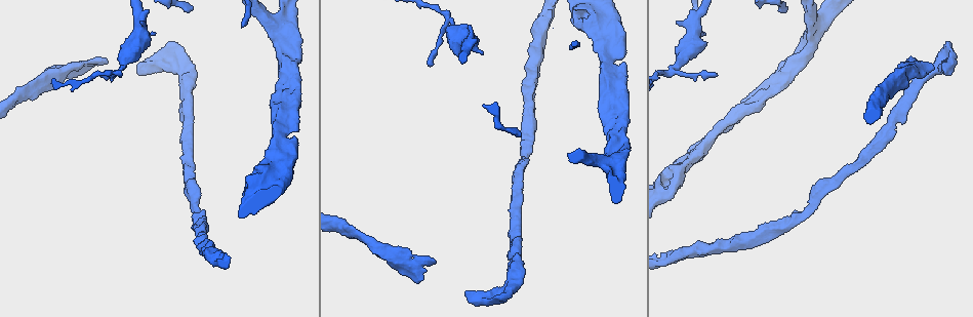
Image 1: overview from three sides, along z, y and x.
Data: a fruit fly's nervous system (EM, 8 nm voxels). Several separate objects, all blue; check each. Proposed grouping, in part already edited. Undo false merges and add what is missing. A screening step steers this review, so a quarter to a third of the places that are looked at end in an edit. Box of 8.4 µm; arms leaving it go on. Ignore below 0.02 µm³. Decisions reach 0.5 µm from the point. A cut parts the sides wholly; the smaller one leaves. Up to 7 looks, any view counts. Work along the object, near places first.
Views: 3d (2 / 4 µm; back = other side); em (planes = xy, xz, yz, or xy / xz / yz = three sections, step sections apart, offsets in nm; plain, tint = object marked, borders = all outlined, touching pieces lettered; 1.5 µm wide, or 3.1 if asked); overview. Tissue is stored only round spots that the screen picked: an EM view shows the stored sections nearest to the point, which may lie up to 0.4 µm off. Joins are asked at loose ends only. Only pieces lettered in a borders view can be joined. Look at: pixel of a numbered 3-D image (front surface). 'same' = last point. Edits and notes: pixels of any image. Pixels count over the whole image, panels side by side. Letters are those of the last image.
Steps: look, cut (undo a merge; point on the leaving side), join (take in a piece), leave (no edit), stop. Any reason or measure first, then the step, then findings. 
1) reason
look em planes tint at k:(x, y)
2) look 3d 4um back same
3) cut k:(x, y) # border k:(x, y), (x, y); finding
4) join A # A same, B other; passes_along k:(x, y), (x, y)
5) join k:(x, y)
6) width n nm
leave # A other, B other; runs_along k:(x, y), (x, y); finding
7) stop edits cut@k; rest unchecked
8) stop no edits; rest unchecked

free end
look em planes borders at 1:(273, 97)

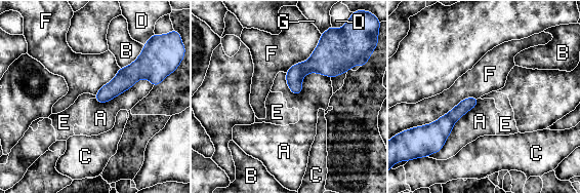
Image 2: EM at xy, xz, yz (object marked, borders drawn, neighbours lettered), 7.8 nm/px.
leave # A other, B other, C other, D other, E other, F other, G other; border 2:(285, 73), (330, 77); no lettered piece goes on from it

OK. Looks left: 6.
thin end
look em planes borders at 1:(715, 74)

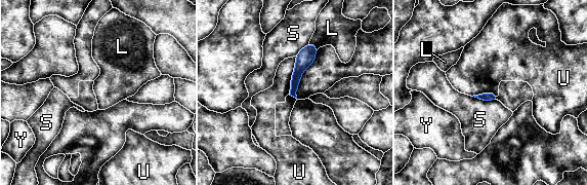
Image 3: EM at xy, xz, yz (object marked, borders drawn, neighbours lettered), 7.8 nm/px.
leave # L other, S other, U other, Y other; border 3:(473, 96), (484, 100), (495, 99); no lettered piece goes on from it

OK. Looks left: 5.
look 3d 4um at 1:(137, 70)

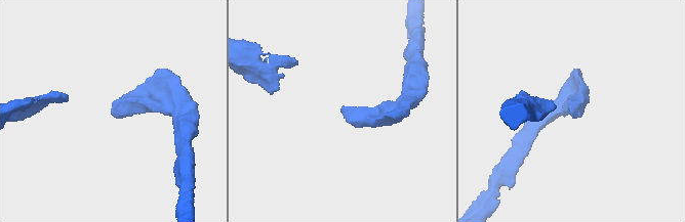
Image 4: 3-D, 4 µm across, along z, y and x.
need the tissue
look em xz step 4 tint at 4:(573, 111)

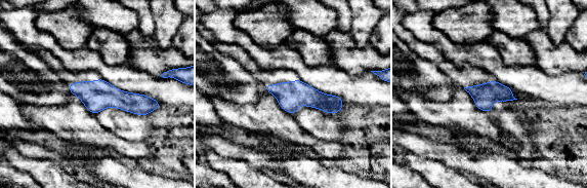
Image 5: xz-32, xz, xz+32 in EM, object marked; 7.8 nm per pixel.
look em xz step 4 borders same

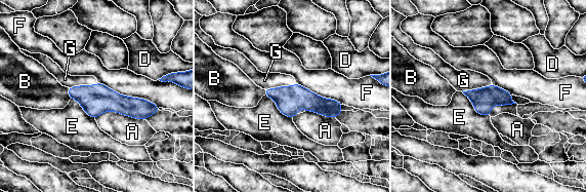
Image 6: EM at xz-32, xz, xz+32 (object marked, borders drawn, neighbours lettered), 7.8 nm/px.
join 6:(264, 80) # A other, B other, D other, E other, F other, G same; the cell continues

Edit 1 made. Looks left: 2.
stop edits join@6; rest unchecked

